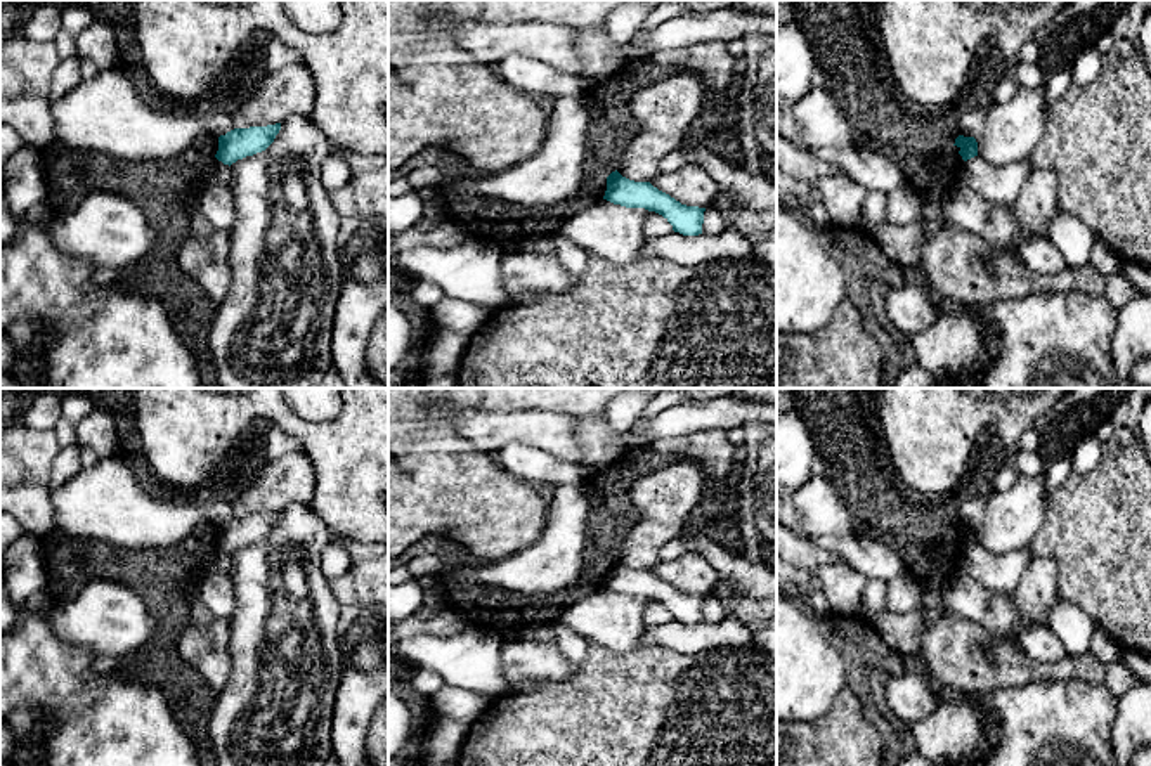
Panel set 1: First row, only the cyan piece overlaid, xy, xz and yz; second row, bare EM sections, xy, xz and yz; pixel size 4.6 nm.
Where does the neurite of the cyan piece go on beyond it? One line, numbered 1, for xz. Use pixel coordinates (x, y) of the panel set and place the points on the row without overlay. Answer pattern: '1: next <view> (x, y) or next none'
1: next none

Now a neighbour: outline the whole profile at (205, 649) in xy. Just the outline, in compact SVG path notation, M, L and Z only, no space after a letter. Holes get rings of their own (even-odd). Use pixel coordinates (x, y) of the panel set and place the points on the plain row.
M215 619L206 627L187 626L179 638L180 657L217 693L225 686L231 672L229 636L231 622Z

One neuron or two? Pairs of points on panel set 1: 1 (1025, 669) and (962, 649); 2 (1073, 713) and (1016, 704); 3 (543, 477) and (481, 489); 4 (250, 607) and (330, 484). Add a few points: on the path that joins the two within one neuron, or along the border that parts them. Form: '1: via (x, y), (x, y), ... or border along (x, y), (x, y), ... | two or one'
1: via (1009, 666), (978, 662) | one
2: via (1059, 713), (1030, 713) | one
3: border along (494, 456), (508, 472), (543, 489) | two
4: border along (311, 505), (331, 536) | two

